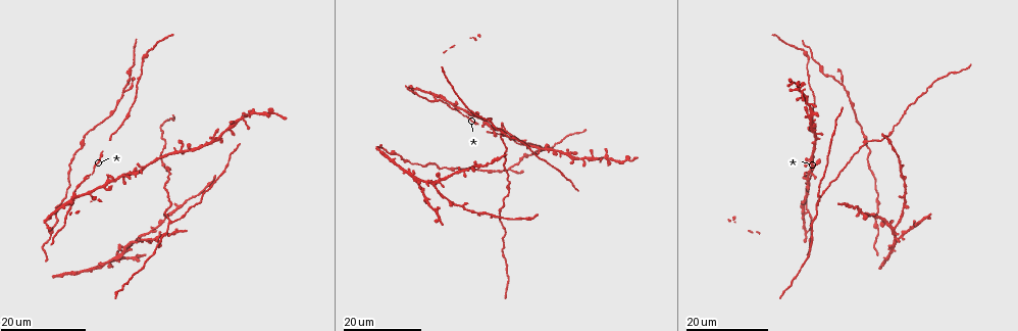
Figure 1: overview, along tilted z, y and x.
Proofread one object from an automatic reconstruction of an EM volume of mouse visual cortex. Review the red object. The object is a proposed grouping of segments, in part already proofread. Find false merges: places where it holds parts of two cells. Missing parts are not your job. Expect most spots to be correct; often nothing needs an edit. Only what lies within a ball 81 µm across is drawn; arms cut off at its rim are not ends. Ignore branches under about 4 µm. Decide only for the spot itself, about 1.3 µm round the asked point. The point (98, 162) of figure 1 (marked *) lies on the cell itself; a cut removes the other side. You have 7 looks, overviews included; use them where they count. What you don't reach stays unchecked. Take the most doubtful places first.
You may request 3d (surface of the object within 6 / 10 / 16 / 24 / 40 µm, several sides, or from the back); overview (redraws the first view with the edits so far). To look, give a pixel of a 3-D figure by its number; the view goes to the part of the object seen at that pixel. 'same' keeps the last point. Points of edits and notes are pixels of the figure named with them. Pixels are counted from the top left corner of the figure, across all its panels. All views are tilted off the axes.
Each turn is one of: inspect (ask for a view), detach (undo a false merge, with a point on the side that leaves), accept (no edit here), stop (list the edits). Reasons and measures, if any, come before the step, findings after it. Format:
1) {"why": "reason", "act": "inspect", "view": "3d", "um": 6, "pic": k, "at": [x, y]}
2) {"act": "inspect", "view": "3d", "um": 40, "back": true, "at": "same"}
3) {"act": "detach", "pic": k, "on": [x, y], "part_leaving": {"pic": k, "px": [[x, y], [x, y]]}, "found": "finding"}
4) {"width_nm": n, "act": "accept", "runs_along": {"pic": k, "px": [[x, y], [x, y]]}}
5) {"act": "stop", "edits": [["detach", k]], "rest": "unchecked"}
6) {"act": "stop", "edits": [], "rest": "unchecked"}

{"why": "side arm on a straight run", "act": "inspect", "view": "3d", "um": 16, "pic": 1, "at": [436, 99]}

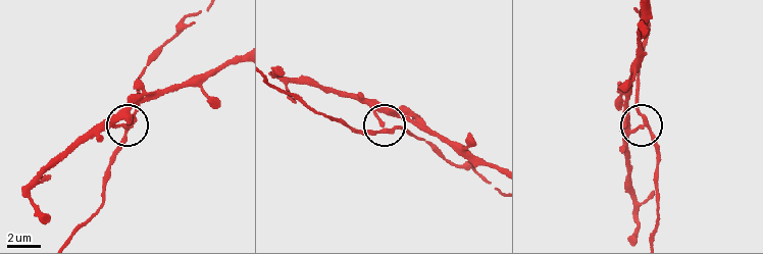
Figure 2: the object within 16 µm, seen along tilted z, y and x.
{"why": "closer look", "act": "inspect", "view": "3d", "um": 6, "pic": 2, "at": [384, 131]}

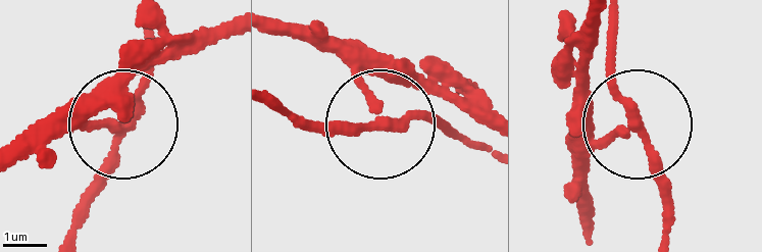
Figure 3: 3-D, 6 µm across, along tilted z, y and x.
{"act": "accept", "runs_along": {"pic": 3, "px": [[485, 148], [417, 116], [355, 127], [297, 119]]}, "found": "all the same cell"}

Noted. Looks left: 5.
{"why": "four-way junction", "act": "inspect", "view": "3d", "um": 24, "pic": 1, "at": [179, 151]}

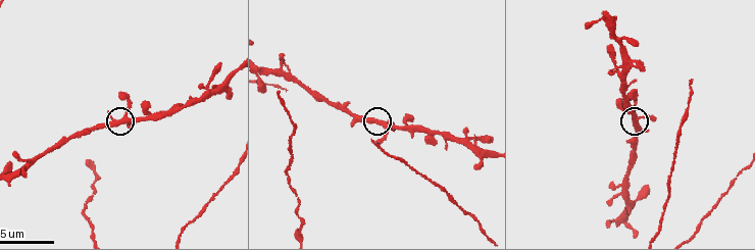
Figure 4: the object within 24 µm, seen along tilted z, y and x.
{"why": "closer look", "act": "inspect", "view": "3d", "um": 6, "pic": 4, "at": [125, 117]}

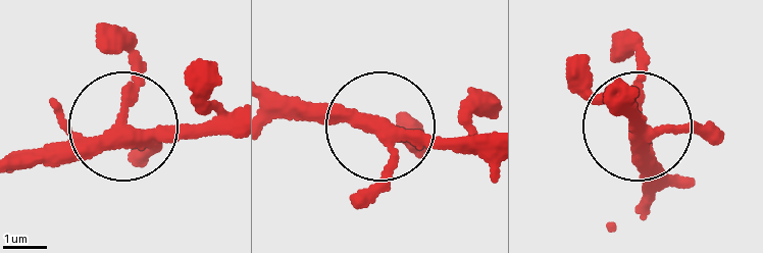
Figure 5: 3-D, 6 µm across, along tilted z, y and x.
{"width_nm": 290, "act": "accept", "found": "one cell here"}

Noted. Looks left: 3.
{"act": "inspect", "view": "3d", "um": 24, "pic": 1, "at": [807, 58]}

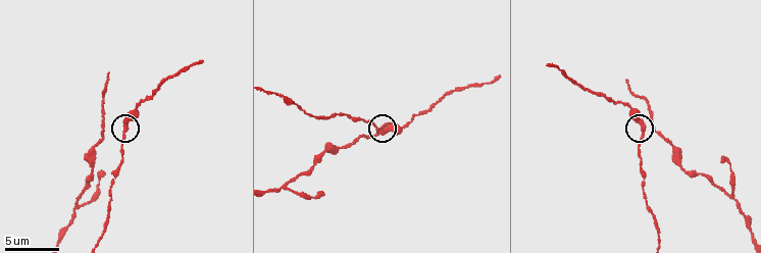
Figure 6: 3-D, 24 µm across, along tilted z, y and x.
{"act": "inspect", "view": "3d", "um": 6, "pic": 6, "at": [386, 130]}

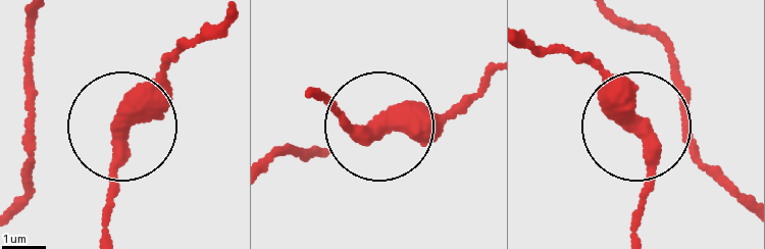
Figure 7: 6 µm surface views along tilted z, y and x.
{"act": "accept", "runs_along": {"pic": 7, "px": [[313, 90], [378, 130], [419, 129], [469, 103]]}, "found": "one cell here"}

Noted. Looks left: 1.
{"why": "three arms meet", "act": "inspect", "view": "3d", "um": 6, "pic": 4, "at": [228, 85]}

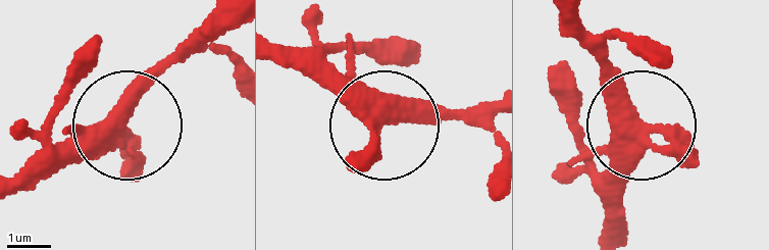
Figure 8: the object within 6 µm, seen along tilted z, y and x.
{"width_nm": 360, "act": "accept", "runs_along": {"pic": 8, "px": [[282, 59], [379, 120], [452, 120], [491, 106]]}, "found": "continuous, no second cell"}

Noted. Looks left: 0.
{"act": "stop", "edits": [], "rest": "unchecked"}

